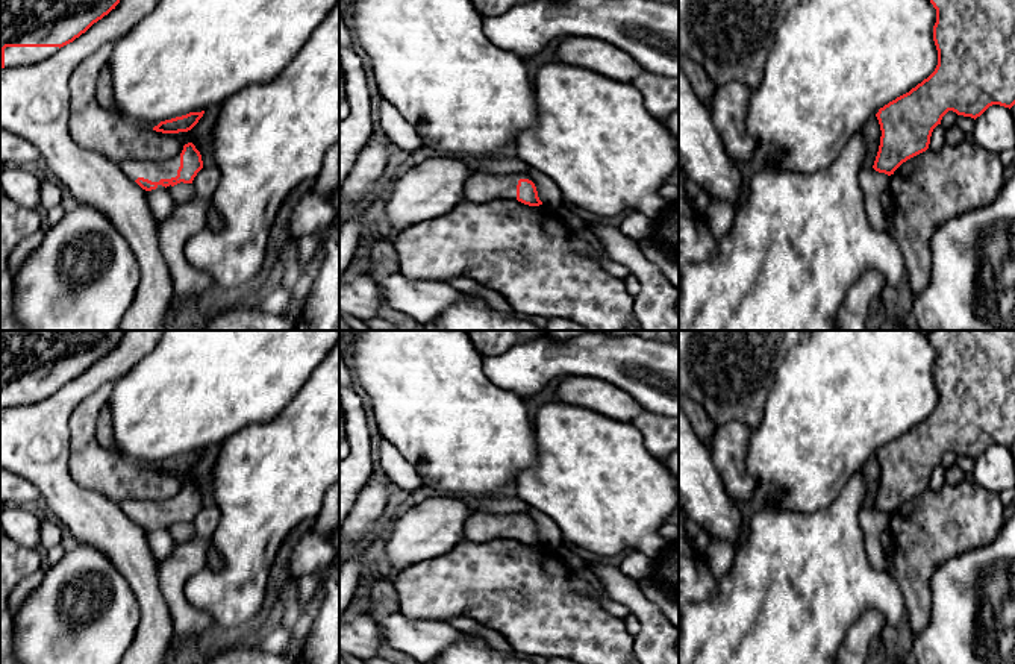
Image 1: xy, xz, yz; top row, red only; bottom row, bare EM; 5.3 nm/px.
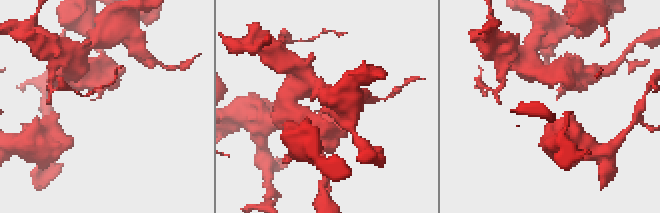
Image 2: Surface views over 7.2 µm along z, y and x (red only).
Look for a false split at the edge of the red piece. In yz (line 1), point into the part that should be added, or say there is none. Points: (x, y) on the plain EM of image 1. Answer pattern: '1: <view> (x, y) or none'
1: none

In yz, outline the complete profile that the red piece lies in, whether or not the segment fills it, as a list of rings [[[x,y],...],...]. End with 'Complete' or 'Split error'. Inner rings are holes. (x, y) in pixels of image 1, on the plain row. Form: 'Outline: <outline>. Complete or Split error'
Outline: [[[930,330],[929,334],[936,349],[933,381],[938,405],[927,418],[876,453],[882,476],[873,508],[888,515],[907,499],[929,488],[933,468],[948,450],[976,459],[992,444],[1009,449],[1015,444],[1015,330]]]. Complete

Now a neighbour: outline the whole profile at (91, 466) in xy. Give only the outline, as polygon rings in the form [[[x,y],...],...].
[[[115,382],[100,387],[70,417],[70,473],[83,488],[121,503],[127,499],[167,500],[183,485],[174,473],[142,467],[133,459],[102,447],[97,420],[108,403]]]

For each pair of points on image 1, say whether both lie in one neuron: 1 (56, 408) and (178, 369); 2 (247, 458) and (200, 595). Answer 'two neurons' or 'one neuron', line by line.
1: two neurons
2: one neuron

